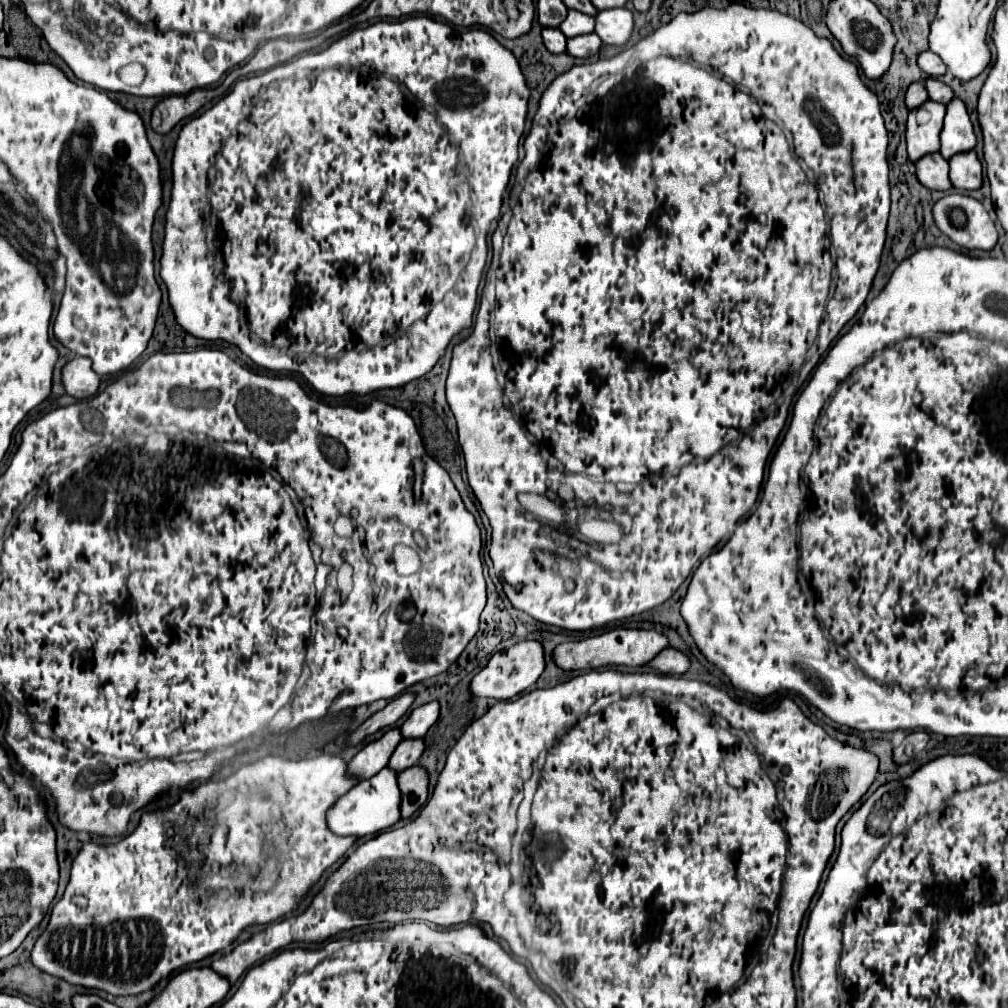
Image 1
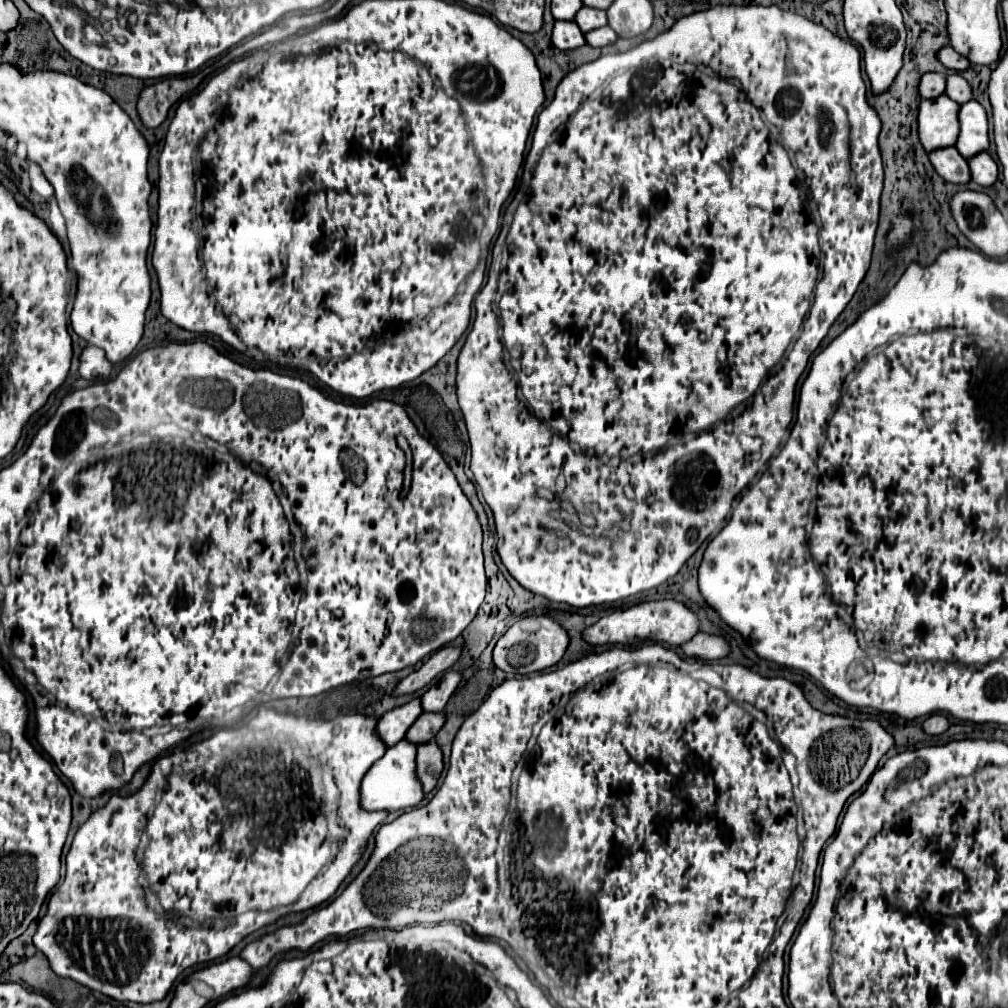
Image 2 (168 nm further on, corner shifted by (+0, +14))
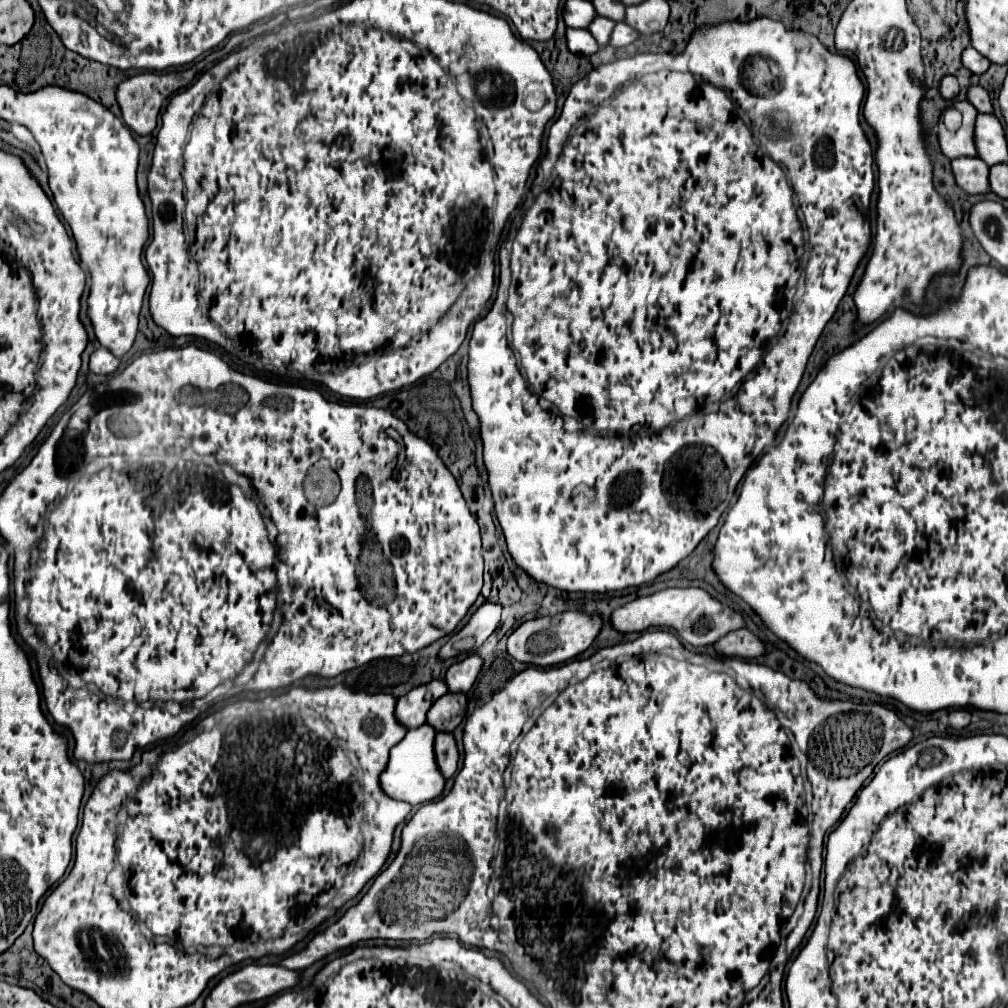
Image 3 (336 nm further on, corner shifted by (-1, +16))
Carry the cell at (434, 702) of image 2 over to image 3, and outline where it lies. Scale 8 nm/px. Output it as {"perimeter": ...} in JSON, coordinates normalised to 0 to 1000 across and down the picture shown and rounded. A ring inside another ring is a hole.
{"perimeter":[[[467,649],[461,655],[445,661],[445,665],[441,669],[443,685],[445,687],[463,687],[469,681],[471,673],[477,665],[477,659],[479,659],[479,655],[473,649]]]}

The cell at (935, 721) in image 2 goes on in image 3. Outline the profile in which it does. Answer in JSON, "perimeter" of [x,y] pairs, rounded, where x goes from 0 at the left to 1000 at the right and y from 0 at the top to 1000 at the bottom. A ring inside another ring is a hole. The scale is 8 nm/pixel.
{"perimeter":[[[945,704],[941,706],[941,720],[943,722],[957,722],[961,718],[963,710],[959,704]]]}

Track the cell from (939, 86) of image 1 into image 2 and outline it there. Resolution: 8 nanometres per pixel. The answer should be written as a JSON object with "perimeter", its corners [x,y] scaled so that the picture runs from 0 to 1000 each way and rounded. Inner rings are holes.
{"perimeter":[[[944,73],[940,75],[938,95],[942,95],[950,103],[958,103],[964,99],[964,85],[952,73]]]}

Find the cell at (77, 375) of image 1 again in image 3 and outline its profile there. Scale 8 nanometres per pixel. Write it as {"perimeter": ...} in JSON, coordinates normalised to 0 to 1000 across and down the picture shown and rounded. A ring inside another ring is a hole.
{"perimeter":[[[98,345],[88,355],[88,367],[92,371],[112,371],[118,363],[118,355],[114,355],[106,345]]]}

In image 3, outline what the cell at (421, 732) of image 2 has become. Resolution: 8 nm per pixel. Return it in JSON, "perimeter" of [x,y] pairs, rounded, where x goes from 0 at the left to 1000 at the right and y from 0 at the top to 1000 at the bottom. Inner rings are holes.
{"perimeter":[[[441,688],[424,706],[424,718],[434,726],[449,726],[463,704],[461,688]]]}

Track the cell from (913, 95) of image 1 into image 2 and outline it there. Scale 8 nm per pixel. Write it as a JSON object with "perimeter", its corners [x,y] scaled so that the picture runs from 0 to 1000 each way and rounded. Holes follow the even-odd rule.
{"perimeter":[[[923,71],[923,73],[917,73],[917,77],[913,79],[913,95],[915,97],[931,97],[933,93],[937,93],[938,89],[938,73],[929,73],[929,71]]]}

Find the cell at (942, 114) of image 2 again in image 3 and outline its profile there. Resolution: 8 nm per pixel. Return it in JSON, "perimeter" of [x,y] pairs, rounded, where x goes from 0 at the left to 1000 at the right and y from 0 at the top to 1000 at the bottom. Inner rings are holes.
{"perimeter":[[[949,99],[945,101],[945,107],[949,107],[955,113],[955,123],[949,131],[939,131],[939,127],[932,119],[930,135],[932,135],[934,151],[943,159],[951,155],[969,155],[965,143],[965,125],[967,125],[969,109],[961,101],[949,101]]]}

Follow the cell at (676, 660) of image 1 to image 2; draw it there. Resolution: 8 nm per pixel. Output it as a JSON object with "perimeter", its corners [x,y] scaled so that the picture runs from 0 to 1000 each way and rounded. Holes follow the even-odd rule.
{"perimeter":[[[694,627],[694,629],[690,629],[690,633],[687,633],[687,637],[681,637],[677,641],[677,645],[681,647],[681,651],[685,651],[688,655],[704,657],[704,655],[720,653],[724,649],[724,639],[716,631],[706,631],[706,629]]]}

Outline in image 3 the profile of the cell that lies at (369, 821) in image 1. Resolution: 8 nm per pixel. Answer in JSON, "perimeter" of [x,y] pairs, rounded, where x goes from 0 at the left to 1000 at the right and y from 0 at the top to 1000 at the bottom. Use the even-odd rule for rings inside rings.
{"perimeter":[[[420,718],[412,724],[406,724],[402,728],[402,732],[388,742],[386,758],[382,760],[382,766],[378,766],[378,770],[376,770],[378,784],[386,792],[400,794],[408,800],[416,800],[416,798],[422,798],[422,796],[434,792],[439,786],[441,774],[439,774],[438,766],[434,764],[434,758],[432,758],[430,732],[432,732],[432,724],[424,718]]]}

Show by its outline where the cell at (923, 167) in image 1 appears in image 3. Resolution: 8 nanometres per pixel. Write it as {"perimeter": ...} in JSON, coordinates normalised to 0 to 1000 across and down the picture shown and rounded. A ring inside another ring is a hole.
{"perimeter":[[[955,155],[953,159],[945,159],[943,167],[949,185],[959,192],[975,192],[981,188],[981,167],[971,157]]]}

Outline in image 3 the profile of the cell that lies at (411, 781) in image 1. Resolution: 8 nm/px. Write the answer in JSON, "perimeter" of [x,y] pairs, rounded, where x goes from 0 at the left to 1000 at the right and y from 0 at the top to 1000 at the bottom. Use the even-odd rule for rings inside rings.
{"perimeter":[[[436,726],[432,730],[432,754],[434,754],[434,762],[441,772],[447,772],[453,764],[453,756],[455,756],[455,746],[453,746],[453,738],[449,728],[443,726]]]}

